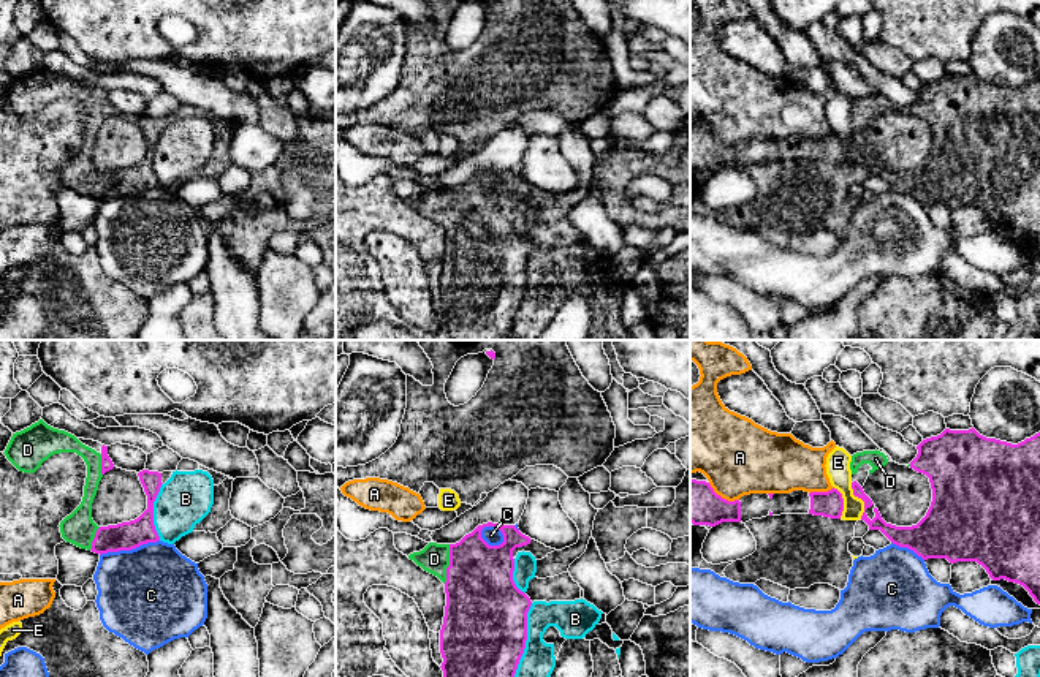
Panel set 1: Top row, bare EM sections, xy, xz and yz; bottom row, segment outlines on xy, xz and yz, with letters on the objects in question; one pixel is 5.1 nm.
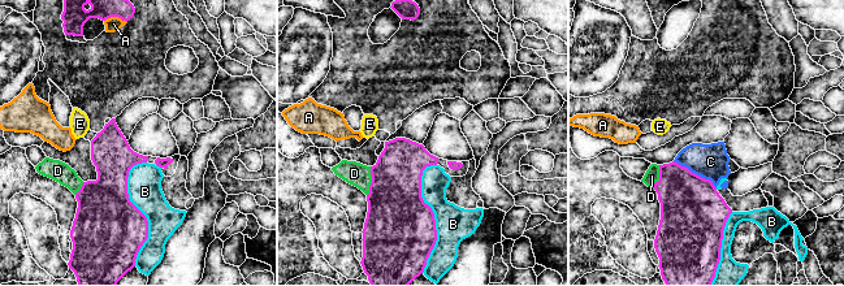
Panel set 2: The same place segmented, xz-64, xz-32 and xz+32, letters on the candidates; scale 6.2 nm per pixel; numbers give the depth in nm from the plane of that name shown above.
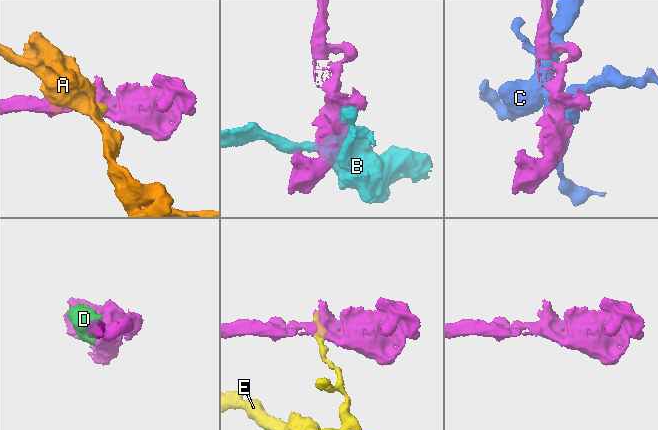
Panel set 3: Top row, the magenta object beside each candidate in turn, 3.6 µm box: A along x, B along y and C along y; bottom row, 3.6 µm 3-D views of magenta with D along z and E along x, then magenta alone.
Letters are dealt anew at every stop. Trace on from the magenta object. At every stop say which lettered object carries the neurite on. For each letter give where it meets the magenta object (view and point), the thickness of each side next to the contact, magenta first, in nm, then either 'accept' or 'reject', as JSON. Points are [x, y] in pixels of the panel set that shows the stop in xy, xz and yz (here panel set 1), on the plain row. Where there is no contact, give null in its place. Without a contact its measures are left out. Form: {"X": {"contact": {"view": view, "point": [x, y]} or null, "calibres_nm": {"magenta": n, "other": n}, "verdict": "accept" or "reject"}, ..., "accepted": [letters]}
{"A": {"contact": {"view": "yz", "point": [721, 143]}, "calibres_nm": {"magenta": 220, "other": 380}, "verdict": "reject"}, "B": {"contact": {"view": "xz", "point": [524, 291]}, "calibres_nm": {"magenta": 440, "other": 180}, "verdict": "reject"}, "C": {"contact": {"view": "xy", "point": [129, 195]}, "calibres_nm": {"magenta": 140, "other": 500}, "verdict": "reject"}, "D": {"contact": {"view": "xz", "point": [450, 209]}, "calibres_nm": {"magenta": 360, "other": 150}, "verdict": "accept"}, "E": {"contact": {"view": "yz", "point": [861, 144]}, "calibres_nm": {"magenta": 80, "other": 130}, "verdict": "reject"}, "accepted": ["D"]}

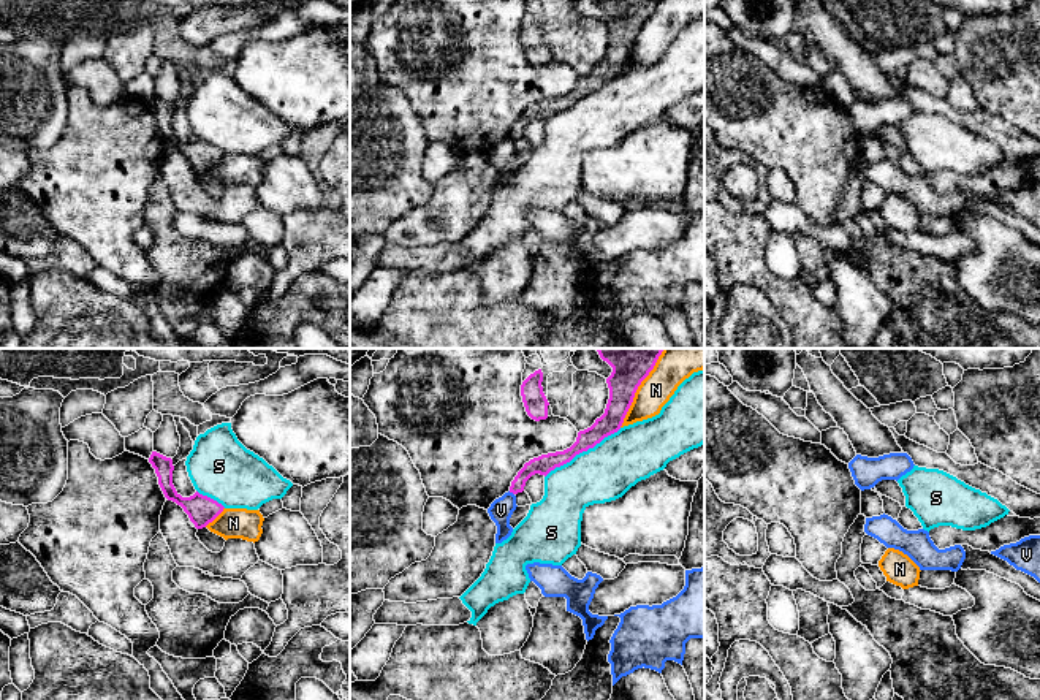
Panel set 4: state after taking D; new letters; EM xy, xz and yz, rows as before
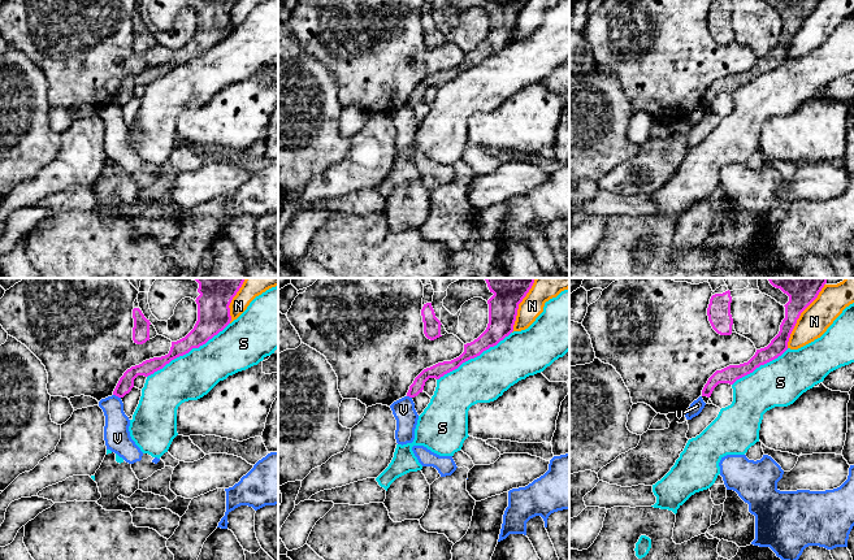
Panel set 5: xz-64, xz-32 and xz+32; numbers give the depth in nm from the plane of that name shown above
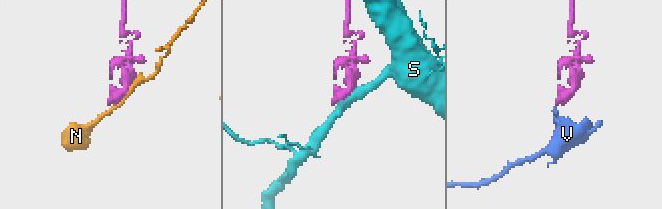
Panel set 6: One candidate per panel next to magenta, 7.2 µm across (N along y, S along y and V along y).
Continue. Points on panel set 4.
{"N": {"contact": {"view": "xz", "point": [635, 37]}, "calibres_nm": {"magenta": 170, "other": 170}, "verdict": "reject"}, "S": {"contact": {"view": "xz", "point": [583, 95]}, "calibres_nm": {"magenta": 110, "other": 280}, "verdict": "reject"}, "V": {"contact": {"view": "xz", "point": [512, 136]}, "calibres_nm": {"magenta": 100, "other": 120}, "verdict": "reject"}, "accepted": []}

